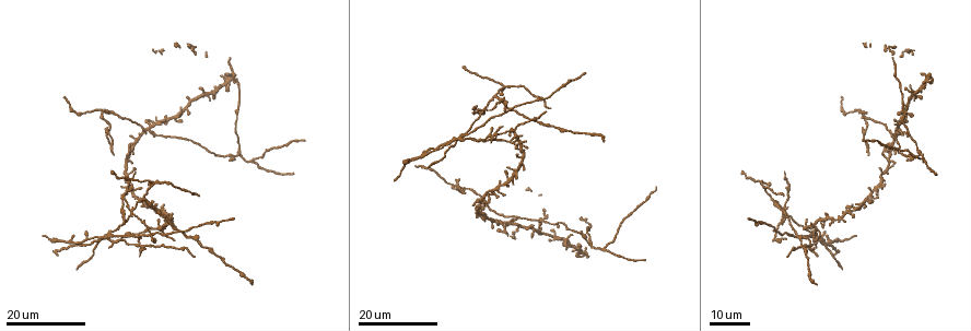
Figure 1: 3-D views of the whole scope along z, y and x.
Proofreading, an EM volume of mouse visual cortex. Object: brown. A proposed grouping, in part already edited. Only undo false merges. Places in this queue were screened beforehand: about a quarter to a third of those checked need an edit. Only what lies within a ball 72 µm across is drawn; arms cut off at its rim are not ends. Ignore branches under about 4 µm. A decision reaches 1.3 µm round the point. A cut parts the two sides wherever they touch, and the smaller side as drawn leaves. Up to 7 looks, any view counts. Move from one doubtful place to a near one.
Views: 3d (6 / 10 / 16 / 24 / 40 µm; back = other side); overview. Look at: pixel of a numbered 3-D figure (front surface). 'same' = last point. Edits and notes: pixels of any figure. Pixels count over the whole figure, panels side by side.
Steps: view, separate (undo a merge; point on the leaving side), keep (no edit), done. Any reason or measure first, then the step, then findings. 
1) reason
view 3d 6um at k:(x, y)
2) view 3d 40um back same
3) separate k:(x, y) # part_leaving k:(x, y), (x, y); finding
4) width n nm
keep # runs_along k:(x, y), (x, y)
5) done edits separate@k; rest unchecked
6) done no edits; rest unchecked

three-way junction
view 3d 16um at 1:(888, 129)

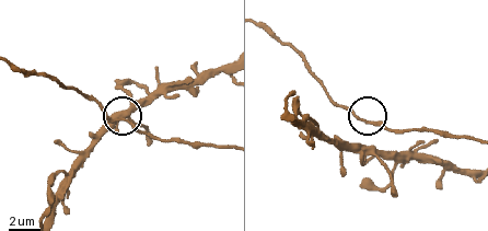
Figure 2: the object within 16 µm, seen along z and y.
view 3d 6um at 2:(117, 116)

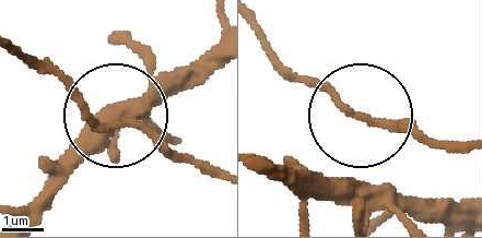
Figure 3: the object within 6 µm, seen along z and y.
arms 3
keep # one cell here

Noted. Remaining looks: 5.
thin neck
view 3d 16um at 1:(117, 113)

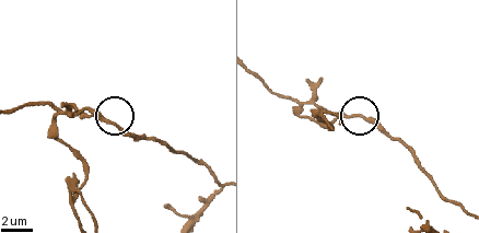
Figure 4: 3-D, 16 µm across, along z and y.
view 3d 6um at 4:(360, 114)

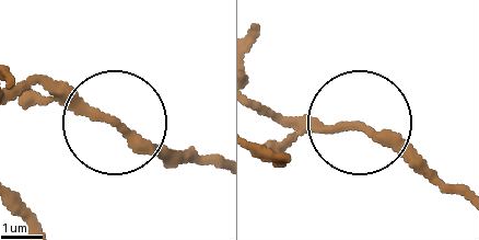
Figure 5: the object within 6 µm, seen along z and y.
keep # runs_along 5:(454, 195), (360, 125), (307, 132), (280, 122); continuous, no second cell

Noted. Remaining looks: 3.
thin neck
view 3d 24um at 1:(586, 239)

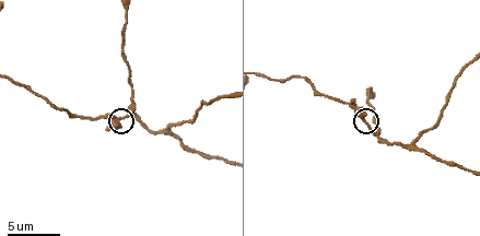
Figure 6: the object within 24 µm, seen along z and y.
view 3d 6um at 6:(370, 126)

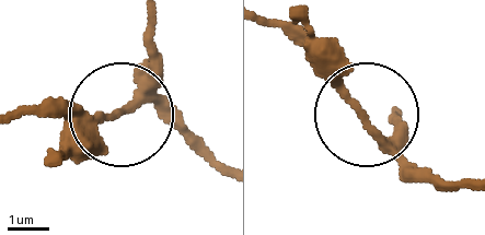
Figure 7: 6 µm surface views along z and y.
width 170 nm
keep # continuous, no second cell

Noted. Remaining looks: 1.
done no edits; rest unchecked

